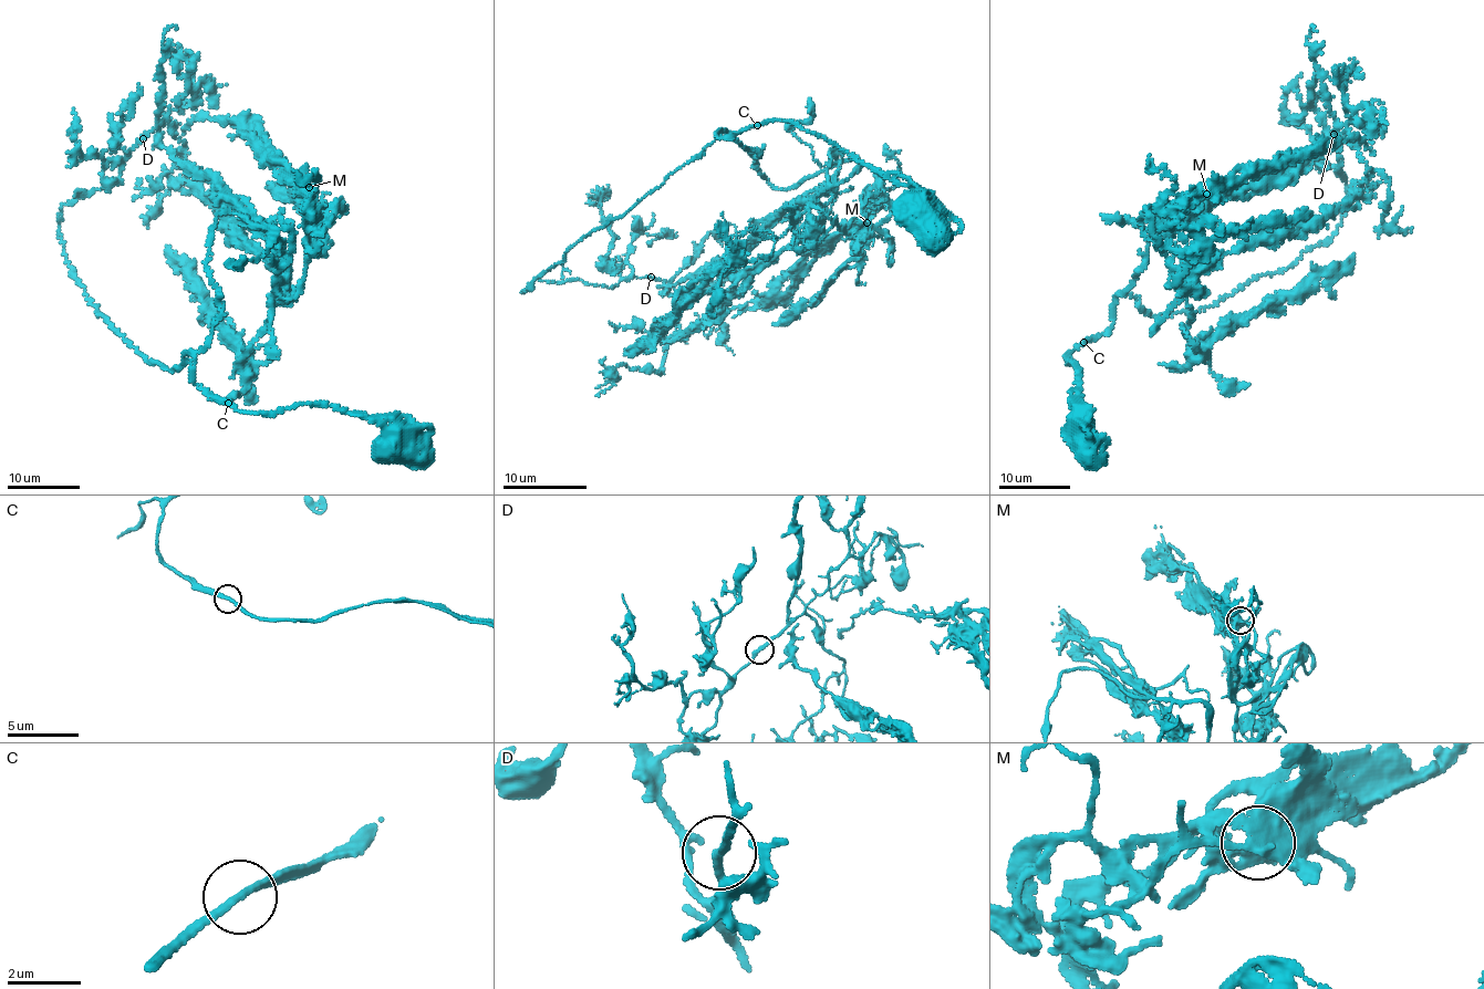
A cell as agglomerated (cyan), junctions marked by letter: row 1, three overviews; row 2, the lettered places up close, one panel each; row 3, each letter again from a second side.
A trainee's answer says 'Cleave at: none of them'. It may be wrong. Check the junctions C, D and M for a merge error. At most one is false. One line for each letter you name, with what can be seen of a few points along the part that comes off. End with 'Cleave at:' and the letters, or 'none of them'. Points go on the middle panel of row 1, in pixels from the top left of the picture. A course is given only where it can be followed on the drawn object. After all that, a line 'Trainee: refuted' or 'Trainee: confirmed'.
Cleave at: none of them
Trainee: confirmed

